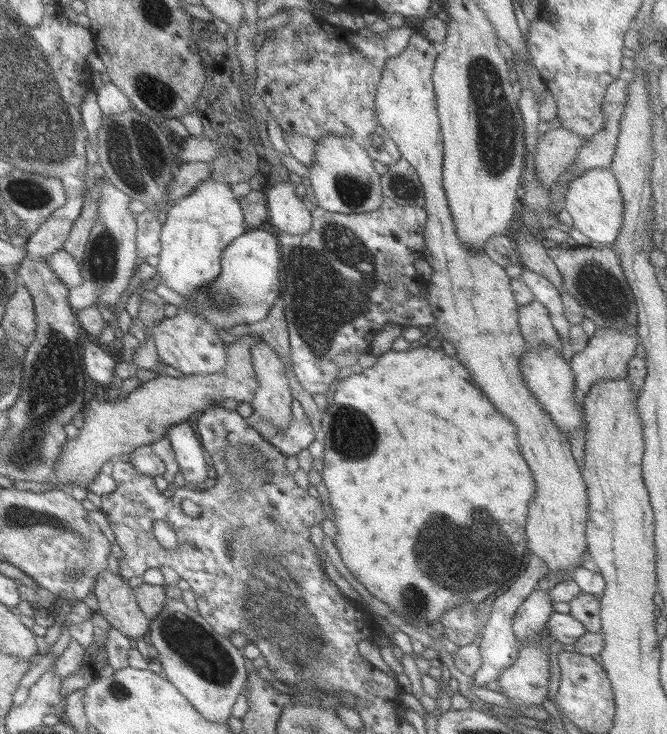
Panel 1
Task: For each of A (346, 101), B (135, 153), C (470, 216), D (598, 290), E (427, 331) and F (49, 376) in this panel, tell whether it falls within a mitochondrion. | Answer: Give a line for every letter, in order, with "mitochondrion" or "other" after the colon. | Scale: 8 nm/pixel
A: other
B: mitochondrion
C: other
D: mitochondrion
E: other
F: mitochondrion

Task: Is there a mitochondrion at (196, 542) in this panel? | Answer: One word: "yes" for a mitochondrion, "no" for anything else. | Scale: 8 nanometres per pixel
no

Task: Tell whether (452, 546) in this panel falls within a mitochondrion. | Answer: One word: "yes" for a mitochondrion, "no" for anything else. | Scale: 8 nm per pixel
yes

